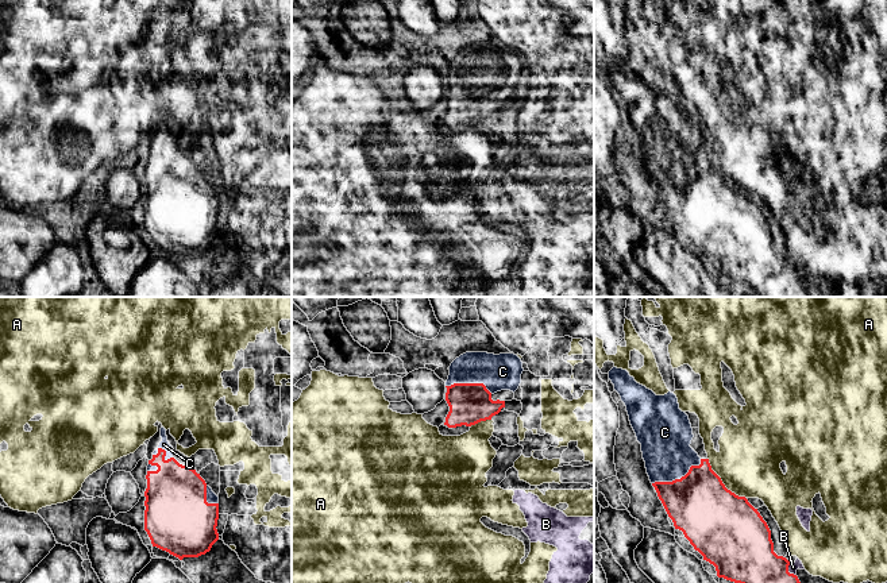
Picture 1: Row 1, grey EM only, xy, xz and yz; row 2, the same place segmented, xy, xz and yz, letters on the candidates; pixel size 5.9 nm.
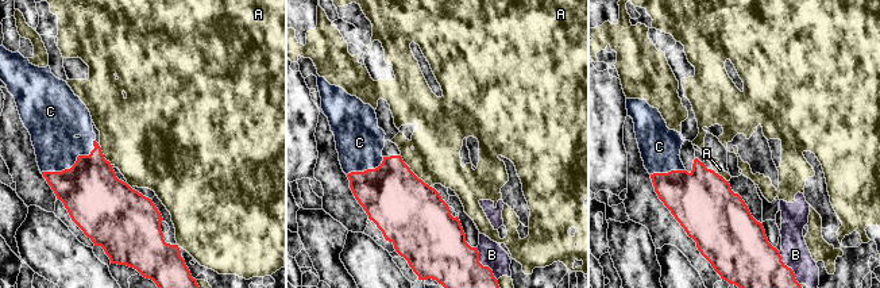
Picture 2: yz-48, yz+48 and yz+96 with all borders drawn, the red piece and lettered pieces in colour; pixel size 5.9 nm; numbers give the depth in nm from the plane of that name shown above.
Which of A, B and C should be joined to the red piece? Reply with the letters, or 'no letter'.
C

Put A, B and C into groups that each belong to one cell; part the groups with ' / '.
A / B / C

